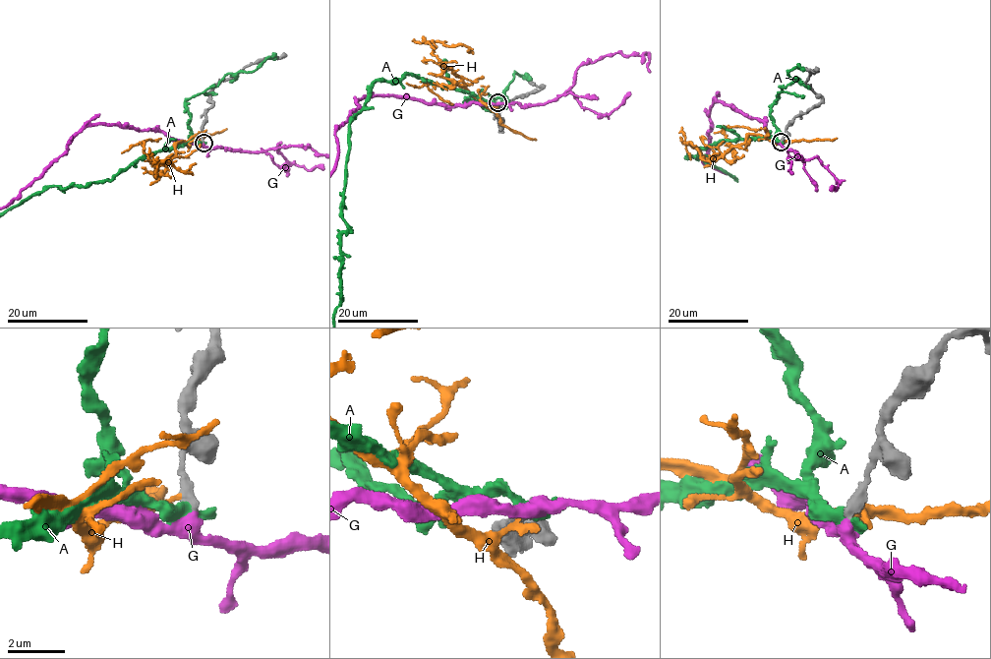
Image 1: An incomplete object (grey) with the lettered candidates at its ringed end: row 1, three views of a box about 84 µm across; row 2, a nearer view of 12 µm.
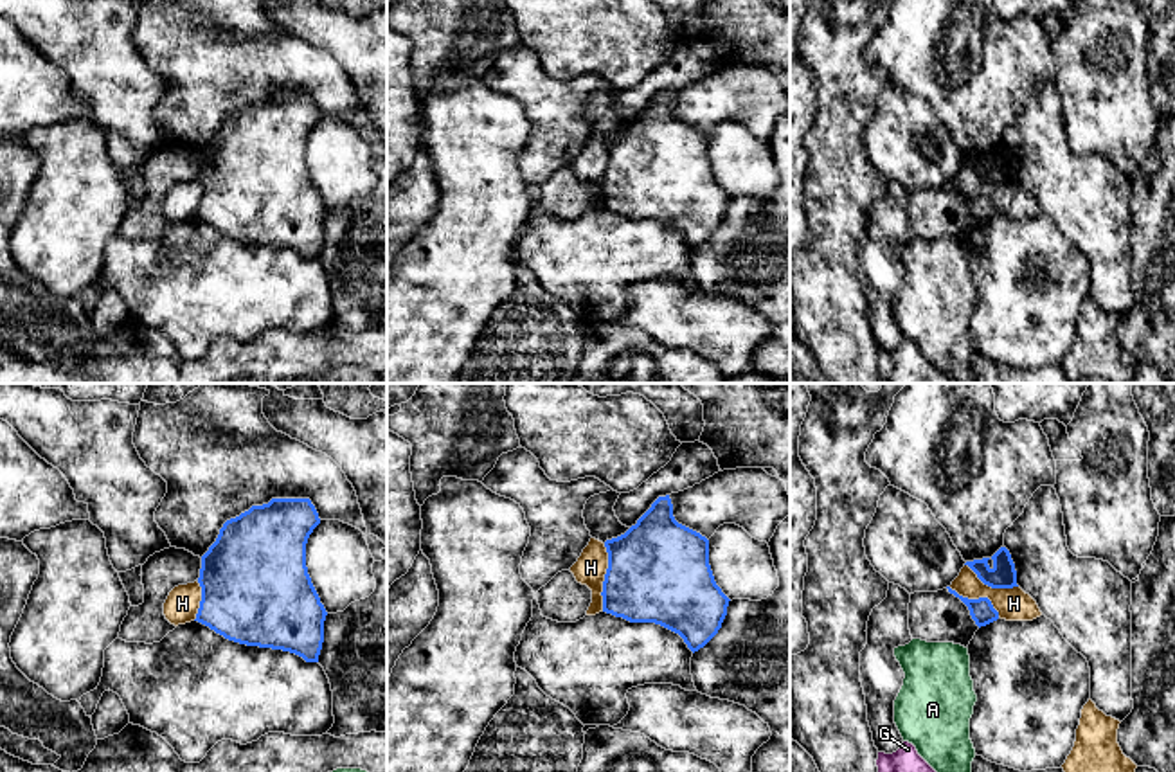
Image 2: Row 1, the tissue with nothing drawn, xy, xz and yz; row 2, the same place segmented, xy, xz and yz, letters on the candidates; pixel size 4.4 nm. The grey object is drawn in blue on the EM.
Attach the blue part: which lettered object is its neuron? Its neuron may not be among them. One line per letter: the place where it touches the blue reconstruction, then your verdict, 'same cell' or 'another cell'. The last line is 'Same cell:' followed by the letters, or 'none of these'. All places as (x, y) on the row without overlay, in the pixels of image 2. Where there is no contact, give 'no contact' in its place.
A: no contact; another cell
G: no contact; same cell
H: contact xz (605, 175); another cell
Same cell: G

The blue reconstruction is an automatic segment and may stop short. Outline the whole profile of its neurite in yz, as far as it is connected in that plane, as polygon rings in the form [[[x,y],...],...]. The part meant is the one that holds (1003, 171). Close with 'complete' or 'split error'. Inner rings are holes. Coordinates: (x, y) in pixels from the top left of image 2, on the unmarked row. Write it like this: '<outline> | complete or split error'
[[[1000,144],[993,153],[993,162],[988,162],[990,155],[982,155],[982,157],[973,157],[973,158],[966,158],[964,162],[968,162],[977,175],[991,184],[991,185],[1013,185],[1018,184],[1017,182],[1017,167],[1015,167],[1015,160],[1011,157],[1011,151],[1006,144]]] | complete

